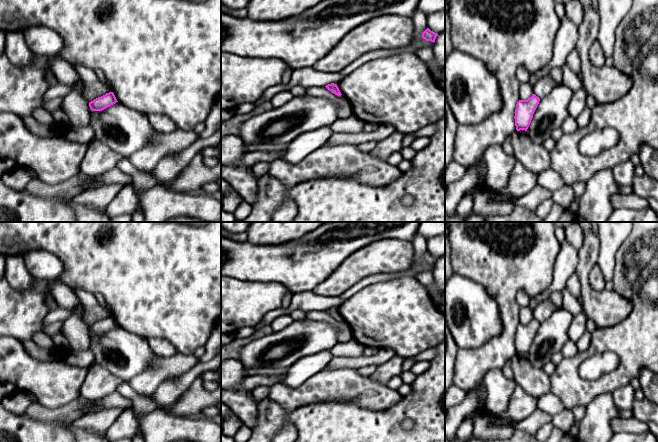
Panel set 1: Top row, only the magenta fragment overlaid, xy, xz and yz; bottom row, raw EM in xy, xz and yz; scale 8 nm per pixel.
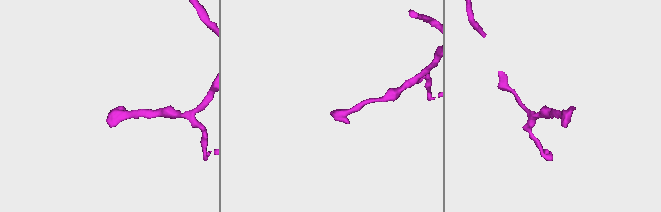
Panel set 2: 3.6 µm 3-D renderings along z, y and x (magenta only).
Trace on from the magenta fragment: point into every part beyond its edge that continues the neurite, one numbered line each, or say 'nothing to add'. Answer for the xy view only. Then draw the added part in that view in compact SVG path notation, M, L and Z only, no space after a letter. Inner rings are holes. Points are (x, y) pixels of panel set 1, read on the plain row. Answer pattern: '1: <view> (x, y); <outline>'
1: xy (94, 312); M74 288L73 291L85 308L84 322L88 326L111 316L109 311L99 304L93 293L81 288Z

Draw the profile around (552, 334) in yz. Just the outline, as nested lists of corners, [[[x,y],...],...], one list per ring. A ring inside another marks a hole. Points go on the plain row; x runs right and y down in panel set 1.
[[[560,306],[548,319],[540,323],[526,355],[533,367],[543,369],[556,352],[561,352],[569,341],[568,329],[573,319],[574,316]]]

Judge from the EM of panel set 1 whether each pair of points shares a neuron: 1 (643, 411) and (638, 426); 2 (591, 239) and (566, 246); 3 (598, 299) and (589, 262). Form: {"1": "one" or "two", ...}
{"1": "two", "2": "two", "3": "one"}

